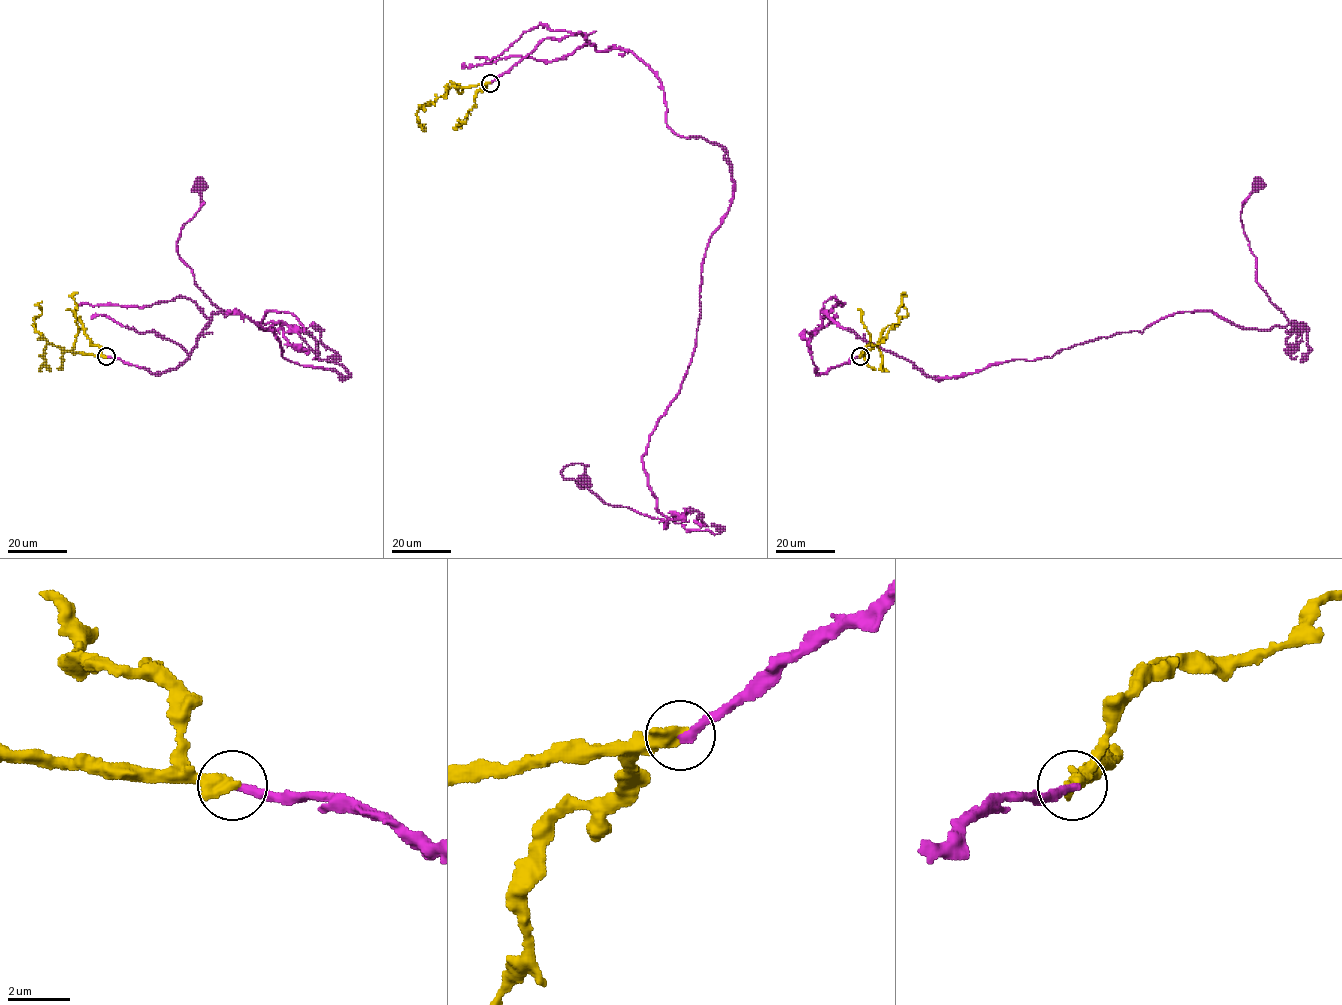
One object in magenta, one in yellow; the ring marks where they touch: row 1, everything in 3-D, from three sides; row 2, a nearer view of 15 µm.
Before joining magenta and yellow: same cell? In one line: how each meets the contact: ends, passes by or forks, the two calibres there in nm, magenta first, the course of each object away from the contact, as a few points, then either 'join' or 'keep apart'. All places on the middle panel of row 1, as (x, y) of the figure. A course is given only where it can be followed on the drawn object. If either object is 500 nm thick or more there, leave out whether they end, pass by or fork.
magenta ends there; yellow ends there; 280 nm thick on the magenta side, 480 nm on the other; magenta runs (489, 83), (581, 33), (731, 164), (642, 457), (666, 520), (584, 482); yellow runs (489, 83), (451, 87), (433, 102), (424, 103), (416, 114), (418, 125), (424, 130), (423, 124), (426, 123); keep apart

